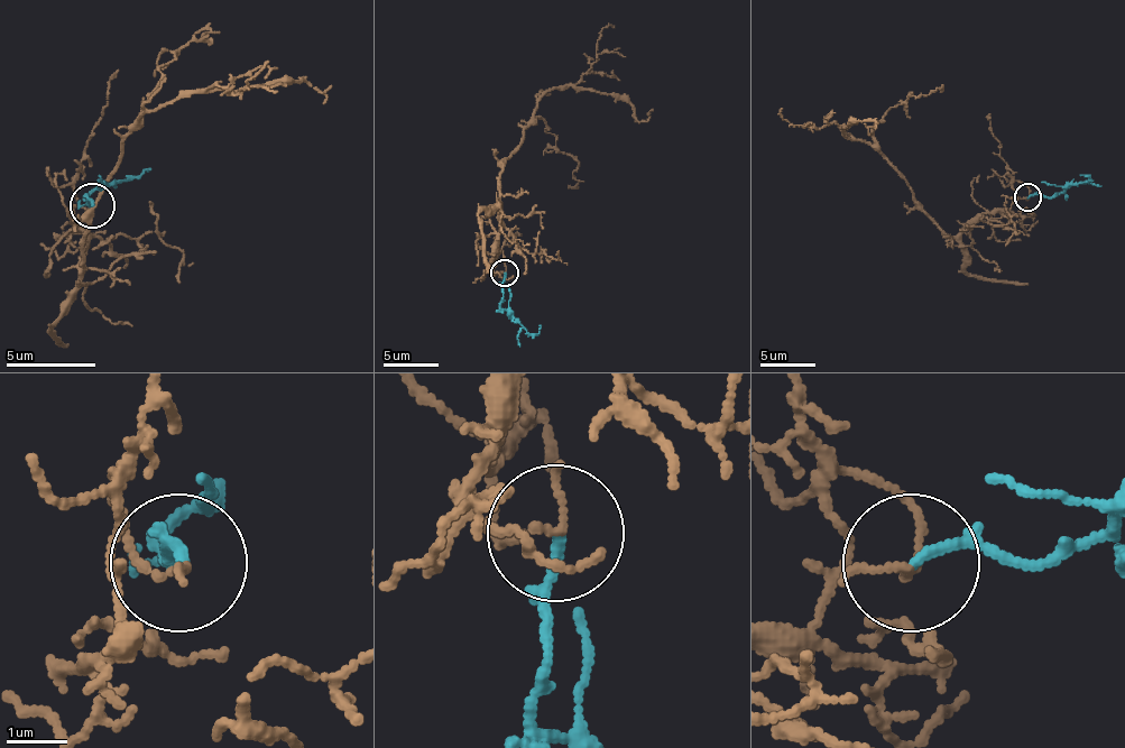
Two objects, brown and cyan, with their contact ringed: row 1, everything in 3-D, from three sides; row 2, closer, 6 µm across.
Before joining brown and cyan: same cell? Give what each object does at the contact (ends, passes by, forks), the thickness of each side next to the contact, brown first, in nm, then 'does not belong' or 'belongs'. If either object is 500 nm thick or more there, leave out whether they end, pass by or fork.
brown ends | cyan ends | 150/160 nm | does not belong

